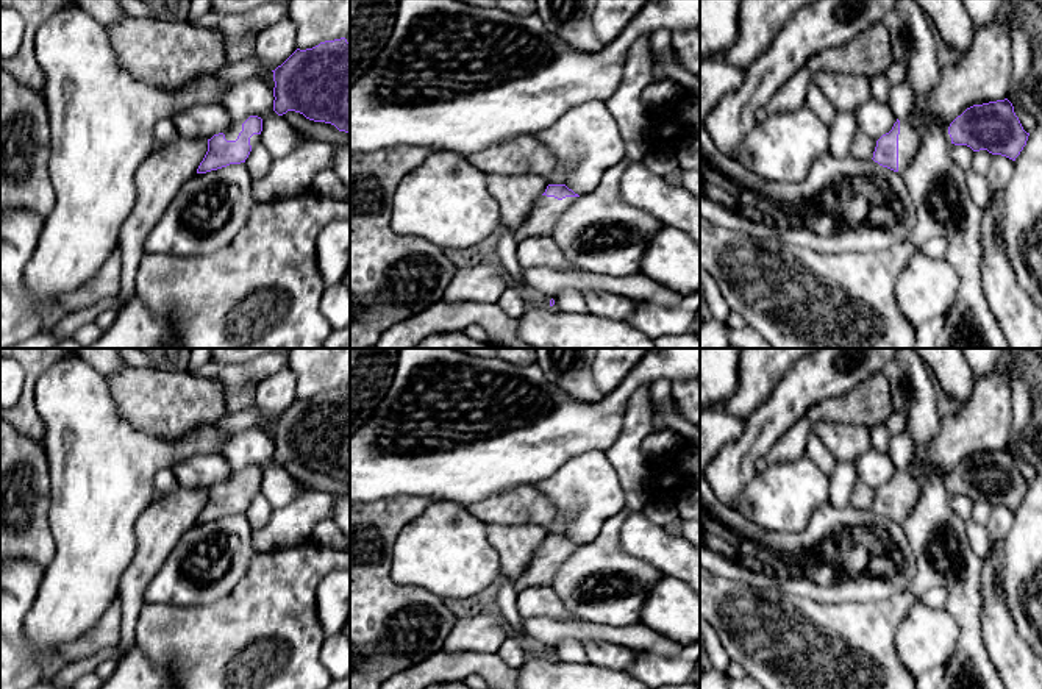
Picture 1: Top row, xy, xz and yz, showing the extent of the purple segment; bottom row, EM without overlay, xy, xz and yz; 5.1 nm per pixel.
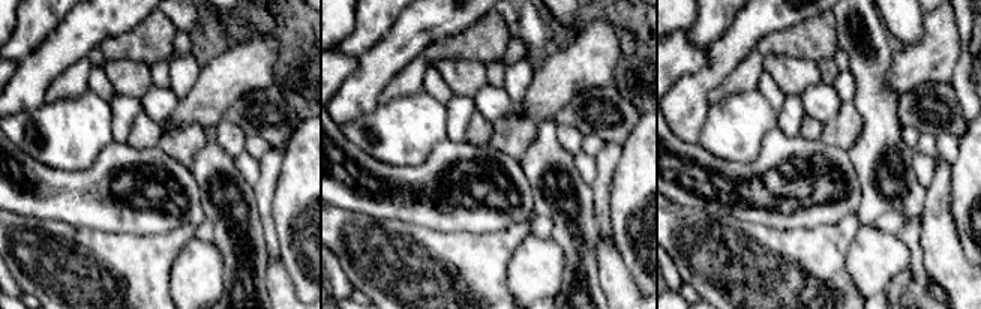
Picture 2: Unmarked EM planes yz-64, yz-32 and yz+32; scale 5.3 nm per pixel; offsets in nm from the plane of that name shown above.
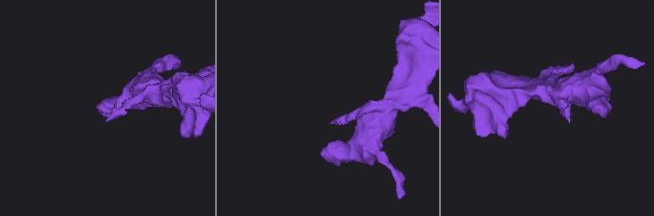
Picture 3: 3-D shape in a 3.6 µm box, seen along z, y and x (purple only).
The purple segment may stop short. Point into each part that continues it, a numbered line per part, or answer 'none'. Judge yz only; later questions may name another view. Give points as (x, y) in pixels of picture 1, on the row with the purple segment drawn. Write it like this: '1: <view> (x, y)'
1: yz (908, 139)

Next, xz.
1: xz (544, 216)

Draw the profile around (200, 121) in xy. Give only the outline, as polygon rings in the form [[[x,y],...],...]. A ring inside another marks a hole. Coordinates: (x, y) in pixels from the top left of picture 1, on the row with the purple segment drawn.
[[[220,103],[194,105],[180,109],[170,120],[175,123],[180,137],[206,141],[223,133],[234,122]]]

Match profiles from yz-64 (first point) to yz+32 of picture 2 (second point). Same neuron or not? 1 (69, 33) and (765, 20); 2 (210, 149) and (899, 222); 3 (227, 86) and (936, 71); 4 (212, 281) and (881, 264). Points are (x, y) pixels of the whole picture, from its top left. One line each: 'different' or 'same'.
1: same
2: different
3: same
4: same

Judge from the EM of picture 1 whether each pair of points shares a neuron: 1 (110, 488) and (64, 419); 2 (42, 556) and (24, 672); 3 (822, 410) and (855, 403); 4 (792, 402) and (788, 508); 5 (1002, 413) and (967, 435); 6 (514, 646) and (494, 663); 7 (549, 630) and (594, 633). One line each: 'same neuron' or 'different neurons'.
1: same neuron
2: different neurons
3: same neuron
4: different neurons
5: same neuron
6: different neurons
7: same neuron

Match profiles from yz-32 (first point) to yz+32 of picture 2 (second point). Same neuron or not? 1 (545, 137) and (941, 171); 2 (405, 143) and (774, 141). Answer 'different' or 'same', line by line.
1: different
2: different

